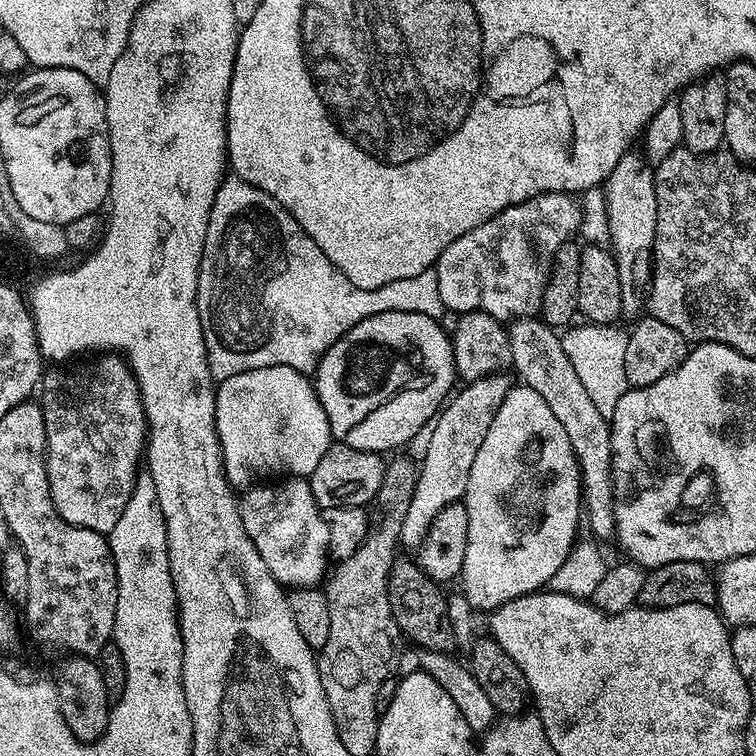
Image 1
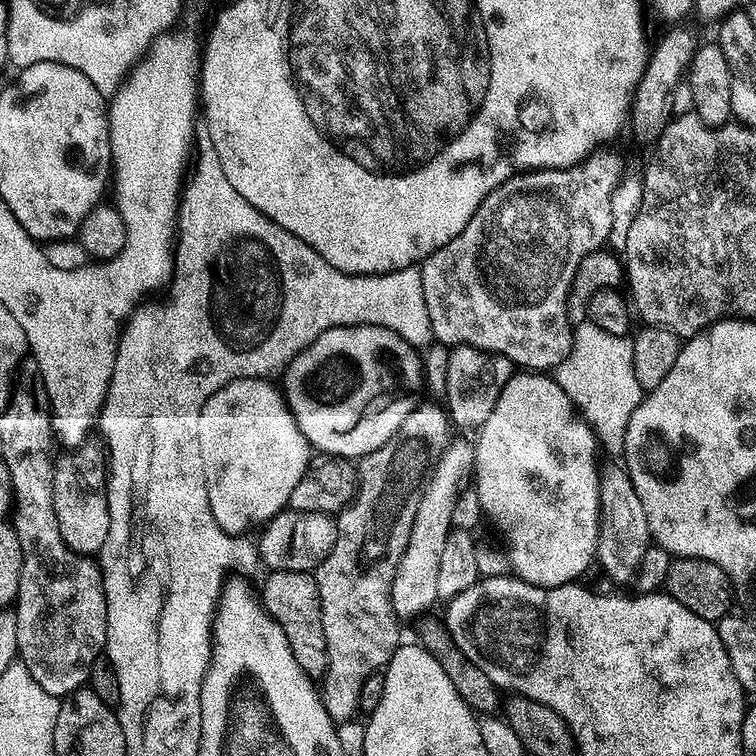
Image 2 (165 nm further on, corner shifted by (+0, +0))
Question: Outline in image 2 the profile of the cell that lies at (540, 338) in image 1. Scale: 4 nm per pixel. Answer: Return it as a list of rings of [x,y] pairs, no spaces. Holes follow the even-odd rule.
[[[623,467],[605,471],[600,478],[600,545],[596,551],[598,564],[616,584],[630,585],[637,579],[648,547],[654,544],[652,531],[642,510],[642,498],[634,490],[634,482]]]

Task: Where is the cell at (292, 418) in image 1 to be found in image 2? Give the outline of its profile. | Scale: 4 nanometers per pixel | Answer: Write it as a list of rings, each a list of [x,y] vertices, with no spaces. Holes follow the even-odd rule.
[[[247,376],[241,380],[230,382],[226,386],[222,386],[222,390],[218,390],[206,402],[206,406],[202,406],[202,414],[198,414],[198,446],[202,450],[202,462],[204,463],[204,491],[206,498],[210,502],[210,510],[212,511],[212,522],[220,527],[220,531],[224,532],[230,538],[240,538],[251,528],[259,529],[277,516],[280,512],[288,508],[288,499],[290,494],[294,494],[294,486],[298,486],[298,482],[302,479],[302,474],[306,474],[309,462],[312,461],[314,449],[309,444],[308,439],[302,434],[302,430],[298,426],[298,422],[294,418],[294,414],[288,408],[288,404],[284,400],[284,393],[279,387],[272,385],[273,381],[268,378],[257,378]]]

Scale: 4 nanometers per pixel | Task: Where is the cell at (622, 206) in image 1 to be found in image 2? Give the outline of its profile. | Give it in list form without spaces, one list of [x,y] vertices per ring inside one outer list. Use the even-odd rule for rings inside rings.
[[[672,26],[669,28],[672,28],[669,30],[668,33],[665,34],[664,37],[661,38],[660,41],[655,41],[654,47],[651,49],[649,58],[648,58],[648,65],[646,66],[646,70],[642,74],[642,78],[638,82],[638,86],[636,87],[636,92],[632,96],[632,107],[630,109],[630,128],[632,124],[632,132],[634,135],[637,136],[640,140],[645,140],[646,143],[648,143],[648,146],[655,145],[656,139],[662,134],[662,130],[666,130],[666,126],[668,125],[669,119],[670,119],[670,109],[672,107],[672,91],[675,90],[675,87],[678,86],[680,81],[683,81],[685,79],[686,73],[689,71],[690,65],[692,63],[692,59],[694,58],[694,54],[696,53],[697,47],[698,47],[698,39],[696,40],[696,36],[694,33],[691,32],[688,28],[680,28],[684,26]]]

